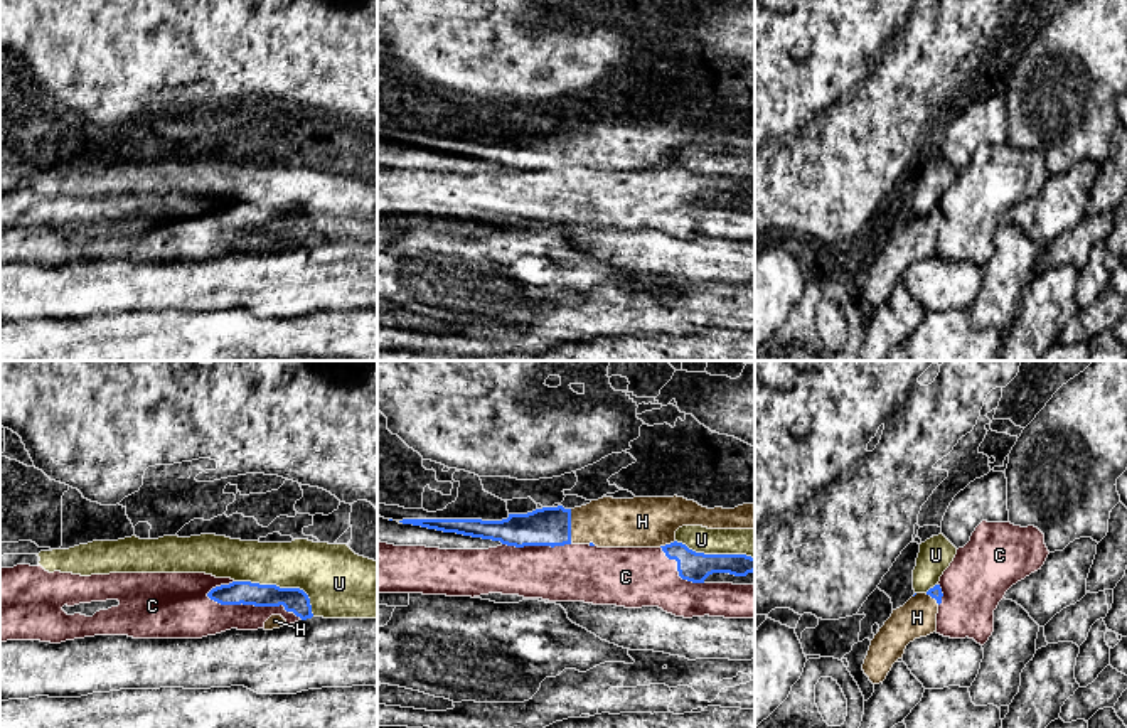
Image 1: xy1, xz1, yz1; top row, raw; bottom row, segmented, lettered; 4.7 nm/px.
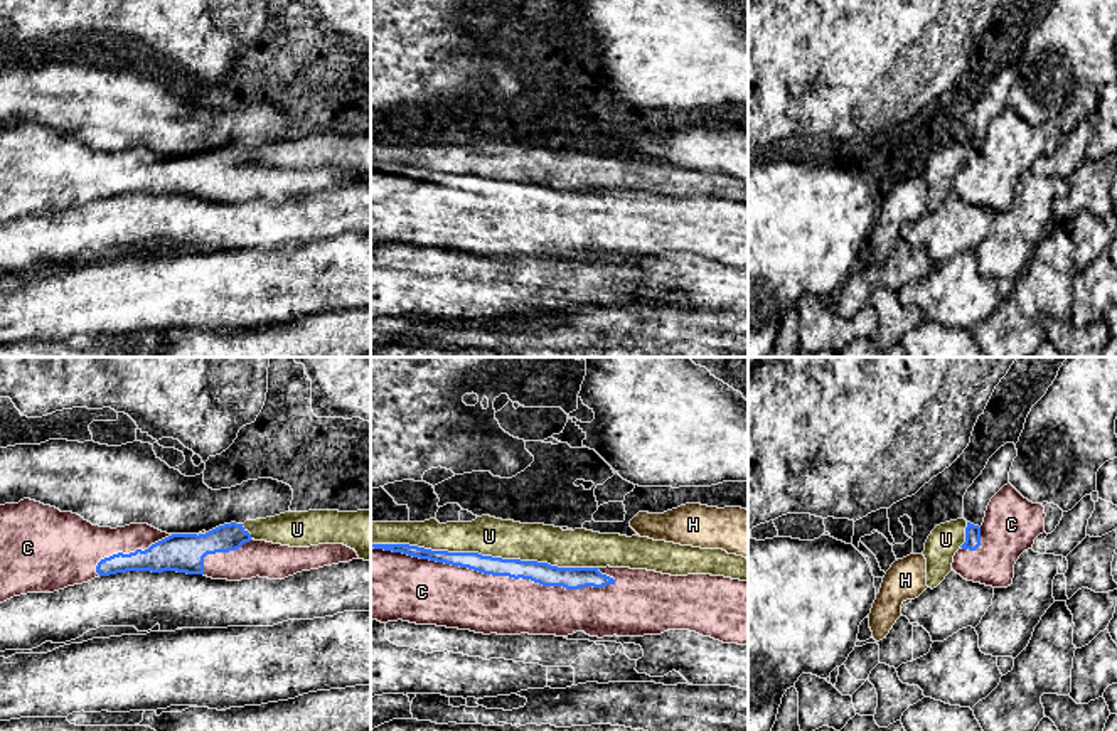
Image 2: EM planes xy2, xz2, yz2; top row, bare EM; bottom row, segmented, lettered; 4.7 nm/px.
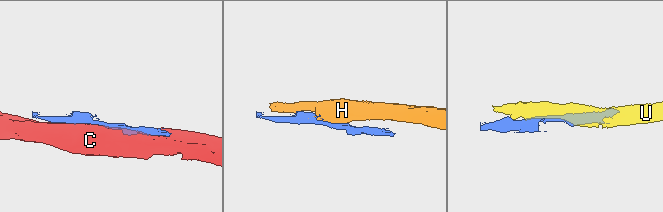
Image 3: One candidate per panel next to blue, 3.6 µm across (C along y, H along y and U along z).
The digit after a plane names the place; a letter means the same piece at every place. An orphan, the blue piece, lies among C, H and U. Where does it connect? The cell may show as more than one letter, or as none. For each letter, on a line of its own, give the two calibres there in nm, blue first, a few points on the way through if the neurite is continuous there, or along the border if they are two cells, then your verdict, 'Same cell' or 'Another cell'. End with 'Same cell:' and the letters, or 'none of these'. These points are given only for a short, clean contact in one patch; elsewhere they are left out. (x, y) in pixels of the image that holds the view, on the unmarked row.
C: Thickness 110 nm (blue) against 300 nm. Another cell
H: Thickness 190 nm (blue) against 240 nm. Same cell
U: Thickness 100 nm (blue) against 190 nm. Another cell
Same cell: H

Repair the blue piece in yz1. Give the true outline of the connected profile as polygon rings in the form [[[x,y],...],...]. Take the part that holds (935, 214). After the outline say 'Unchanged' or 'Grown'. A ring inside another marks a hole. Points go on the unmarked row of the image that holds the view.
[[[935,207],[927,216],[916,216],[903,229],[893,233],[871,263],[863,286],[863,293],[873,307],[886,302],[910,265],[937,254],[937,236],[942,219],[940,207]]]. Grown

